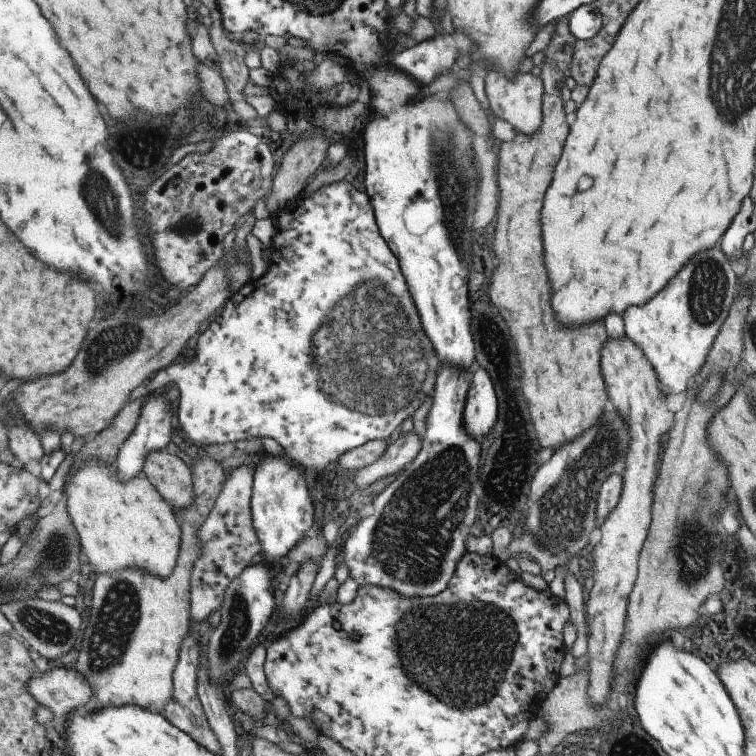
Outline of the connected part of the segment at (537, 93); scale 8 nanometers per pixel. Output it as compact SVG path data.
M489 72L484 82L484 92L488 100L488 108L491 118L503 118L505 122L509 122L515 132L521 132L525 136L533 134L537 130L537 126L541 124L541 97L542 84L540 77L531 76L531 74L517 74L513 80L501 78L495 72Z

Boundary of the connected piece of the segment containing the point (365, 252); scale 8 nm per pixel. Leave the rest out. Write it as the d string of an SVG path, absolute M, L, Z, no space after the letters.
M343 180L331 182L317 188L315 192L305 195L305 190L297 198L289 200L283 208L268 214L271 224L275 227L275 234L269 245L270 254L267 270L258 278L248 280L243 286L230 295L225 301L221 314L217 320L211 320L205 332L199 336L195 344L195 358L189 362L177 362L173 366L158 370L152 380L146 385L137 385L133 392L127 396L126 403L133 402L149 391L161 388L169 382L177 386L177 394L174 394L174 413L177 418L175 425L181 428L185 436L182 447L190 453L195 448L201 448L205 444L219 445L225 442L232 443L235 440L247 440L247 438L273 438L284 454L291 461L299 464L309 480L324 471L331 471L333 464L341 454L353 448L357 448L373 439L382 440L396 433L401 422L411 418L413 412L424 401L426 396L431 398L437 369L440 368L439 358L434 354L433 346L429 338L425 336L417 316L417 310L413 306L407 290L407 284L401 274L397 259L389 250L387 244L378 233L377 223L369 199L366 194L356 190L349 182Z

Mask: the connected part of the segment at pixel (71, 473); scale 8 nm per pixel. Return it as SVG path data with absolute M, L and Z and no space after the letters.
M89 460L89 462L81 464L81 466L75 468L75 470L71 470L71 466L69 466L63 480L63 486L65 486L65 508L67 508L69 520L71 520L73 528L75 528L79 546L81 547L81 552L83 552L81 557L87 559L87 562L90 562L95 572L97 572L97 575L111 574L113 570L125 570L125 568L139 568L139 570L143 570L143 572L147 572L147 574L153 574L155 578L167 578L167 576L171 574L171 570L173 570L178 556L181 529L177 526L177 522L175 522L172 507L161 498L159 492L149 484L149 481L141 473L137 474L135 478L131 476L129 482L119 482L119 480L117 480L117 472L115 472L114 463L105 464L105 462L99 462L99 460Z

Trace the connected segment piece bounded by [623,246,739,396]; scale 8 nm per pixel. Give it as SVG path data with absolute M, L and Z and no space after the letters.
M713 246L693 254L693 258L689 258L667 285L643 306L625 310L624 334L633 340L633 344L653 366L658 386L665 396L684 392L689 379L698 373L706 361L713 340L739 290L737 281L733 264L729 263L718 246Z

